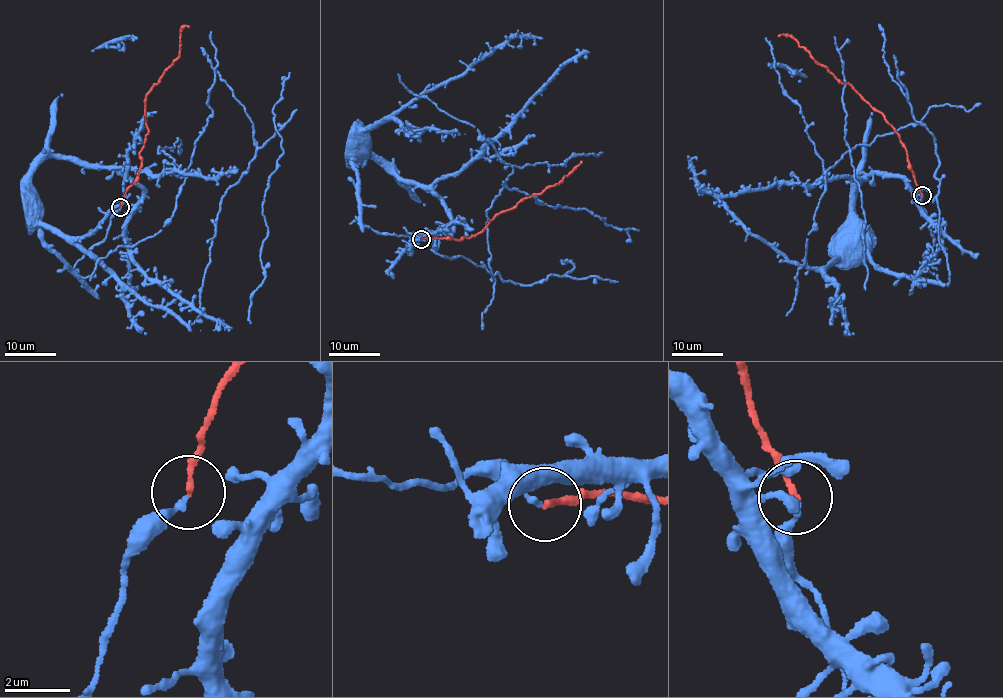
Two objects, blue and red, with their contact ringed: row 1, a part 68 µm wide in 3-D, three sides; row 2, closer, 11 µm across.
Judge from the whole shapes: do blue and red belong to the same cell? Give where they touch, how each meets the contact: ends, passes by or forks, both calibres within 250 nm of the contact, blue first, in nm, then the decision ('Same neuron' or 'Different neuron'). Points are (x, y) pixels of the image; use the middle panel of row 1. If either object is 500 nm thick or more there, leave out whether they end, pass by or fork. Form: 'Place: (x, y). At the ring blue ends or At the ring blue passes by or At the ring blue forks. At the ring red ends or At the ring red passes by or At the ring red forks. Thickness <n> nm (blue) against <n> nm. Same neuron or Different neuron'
Place: (421, 239). At the ring blue passes by. At the ring red ends. Thickness 120 nm (blue) against 180 nm. Same neuron

